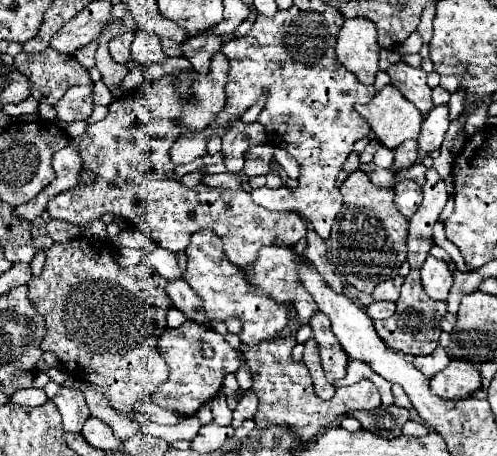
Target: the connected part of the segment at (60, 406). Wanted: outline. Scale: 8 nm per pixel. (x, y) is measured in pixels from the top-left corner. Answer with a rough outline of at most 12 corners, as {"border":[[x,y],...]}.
{"border":[[61,386],[51,398],[65,432],[81,432],[91,414],[83,392]]}

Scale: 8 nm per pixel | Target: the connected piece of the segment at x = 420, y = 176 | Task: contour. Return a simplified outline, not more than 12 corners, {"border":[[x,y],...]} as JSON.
{"border":[[415,164],[395,174],[395,182],[409,178],[419,186],[425,182],[427,168]]}

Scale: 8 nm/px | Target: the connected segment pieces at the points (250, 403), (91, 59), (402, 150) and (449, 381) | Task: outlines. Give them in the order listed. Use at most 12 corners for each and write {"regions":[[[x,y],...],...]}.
{"regions":[[[248,390],[232,412],[236,429],[257,411],[258,399]],[[97,40],[79,48],[73,56],[83,68],[95,66]],[[403,142],[395,150],[397,168],[411,166],[417,158],[419,144]],[[453,358],[431,378],[431,394],[467,398],[481,388],[475,364]]]}

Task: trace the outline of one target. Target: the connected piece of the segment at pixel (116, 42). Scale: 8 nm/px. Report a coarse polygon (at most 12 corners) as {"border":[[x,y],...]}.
{"border":[[133,32],[115,36],[109,42],[111,58],[117,64],[129,62]]}

